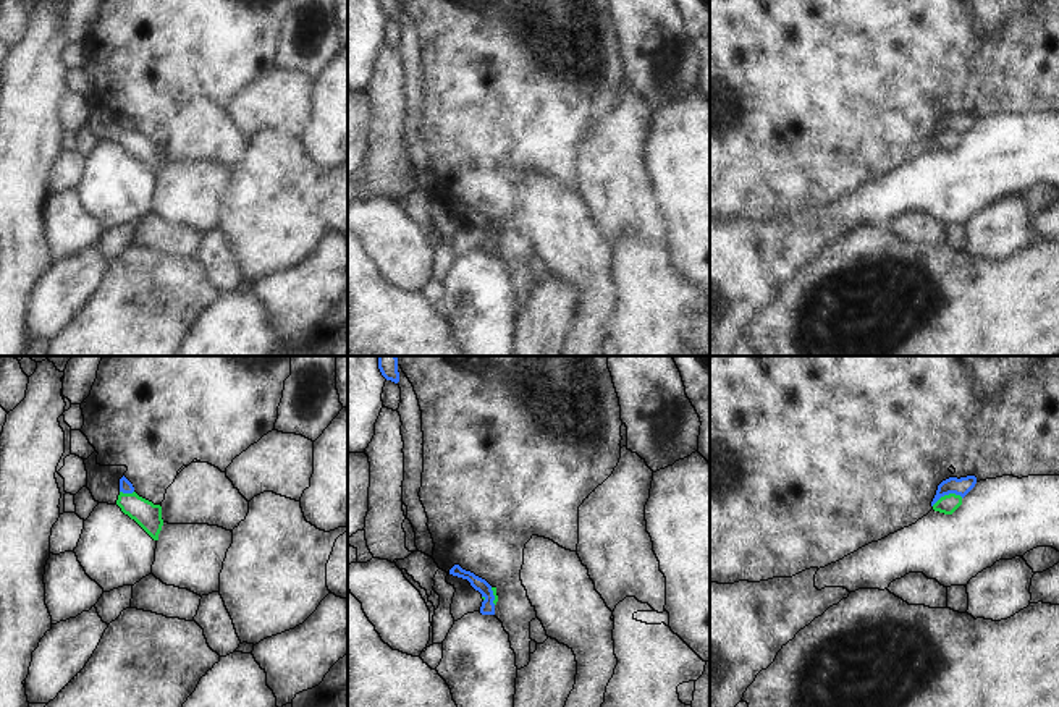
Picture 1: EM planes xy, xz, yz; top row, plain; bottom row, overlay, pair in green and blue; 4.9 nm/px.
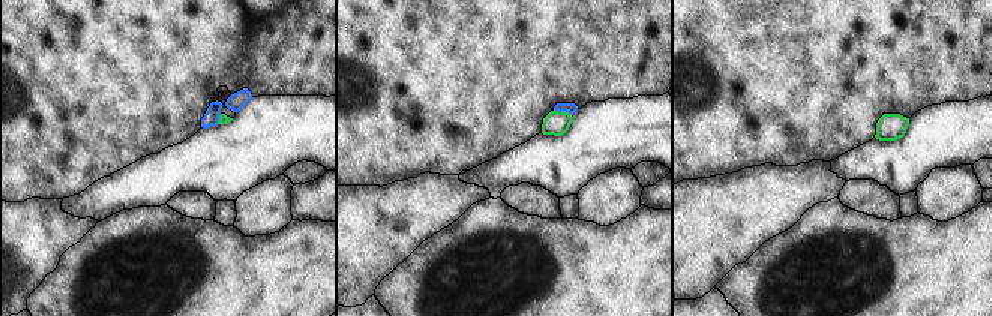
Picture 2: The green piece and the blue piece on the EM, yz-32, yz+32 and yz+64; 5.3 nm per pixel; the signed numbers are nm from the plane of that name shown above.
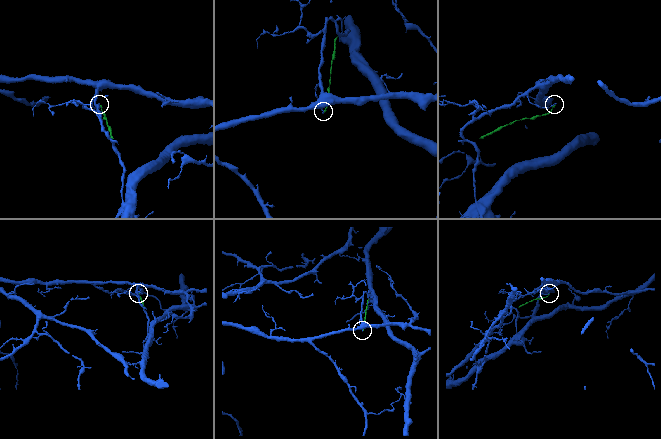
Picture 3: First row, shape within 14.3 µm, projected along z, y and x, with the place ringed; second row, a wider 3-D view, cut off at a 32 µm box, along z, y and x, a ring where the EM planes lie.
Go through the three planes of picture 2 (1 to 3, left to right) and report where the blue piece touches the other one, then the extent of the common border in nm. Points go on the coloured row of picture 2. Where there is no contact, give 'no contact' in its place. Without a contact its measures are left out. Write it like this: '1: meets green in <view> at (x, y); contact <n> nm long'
1: meets green in yz-32 at (219, 119); contact 60 nm long
2: meets green in yz+32 at (563, 111); contact 100 nm long
3: no contact

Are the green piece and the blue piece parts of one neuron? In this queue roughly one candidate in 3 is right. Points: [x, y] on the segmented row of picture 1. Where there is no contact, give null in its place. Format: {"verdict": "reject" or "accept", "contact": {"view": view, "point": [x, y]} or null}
{"verdict": "reject", "contact": {"view": "yz", "point": [946, 495]}}

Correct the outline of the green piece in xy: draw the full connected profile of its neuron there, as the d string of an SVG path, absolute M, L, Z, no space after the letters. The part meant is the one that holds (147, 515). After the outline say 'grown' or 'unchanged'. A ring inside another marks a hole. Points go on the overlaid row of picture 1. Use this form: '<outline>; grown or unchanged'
M97 451L84 459L87 471L87 489L99 503L118 505L124 514L134 519L154 540L163 526L162 506L139 497L136 492L123 493L120 479L128 471L126 466L100 466Z; grown

